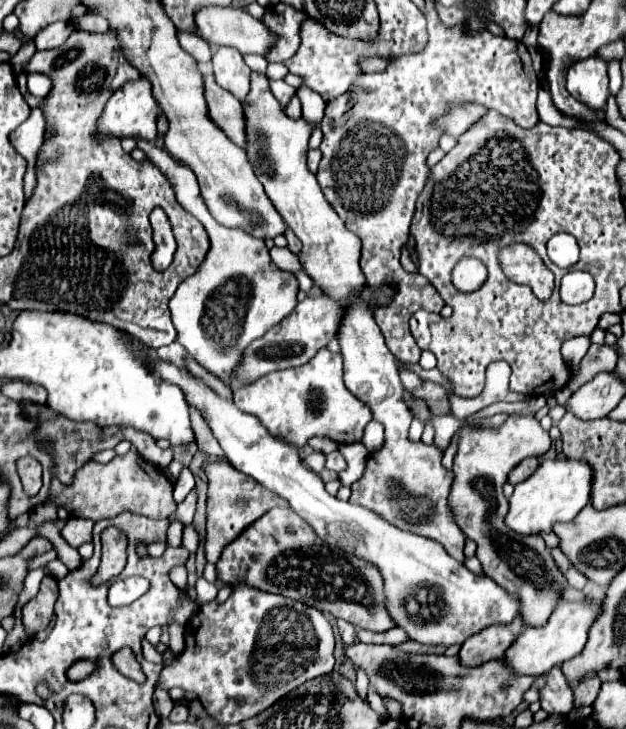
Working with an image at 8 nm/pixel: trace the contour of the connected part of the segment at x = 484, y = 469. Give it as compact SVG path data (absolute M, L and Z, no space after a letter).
M510 415L508 421L496 431L464 429L458 443L458 453L454 457L456 477L450 491L454 519L464 535L476 541L476 557L482 563L484 575L494 579L510 593L518 593L522 603L522 617L532 627L546 625L568 583L540 535L518 535L504 525L508 501L502 495L502 485L506 483L506 477L514 465L526 457L544 455L550 449L550 443L552 441L548 433L540 427L534 415Z

